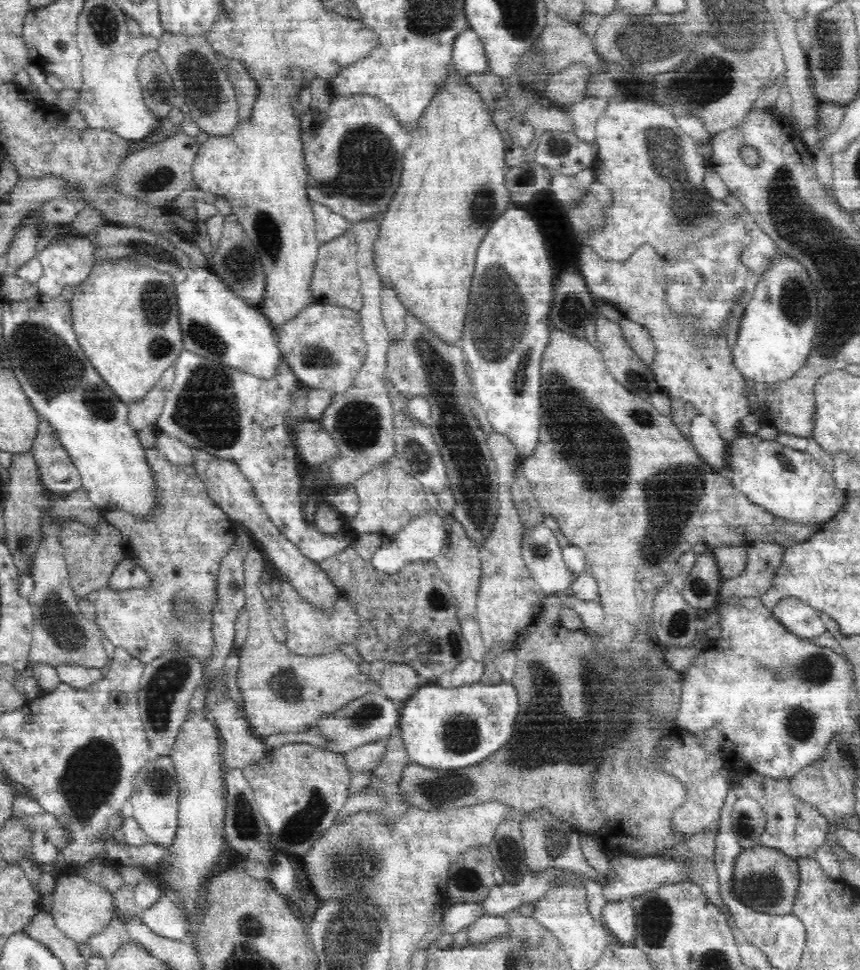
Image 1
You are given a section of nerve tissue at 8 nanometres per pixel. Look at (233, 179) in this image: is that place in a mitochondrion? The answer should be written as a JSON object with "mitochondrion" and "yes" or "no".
{"mitochondrion":"no"}

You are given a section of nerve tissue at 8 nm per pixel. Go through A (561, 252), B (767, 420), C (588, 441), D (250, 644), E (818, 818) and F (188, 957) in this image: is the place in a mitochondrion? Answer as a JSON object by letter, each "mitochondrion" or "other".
{"A":"other","B":"other","C":"mitochondrion","D":"other","E":"other","F":"other"}

